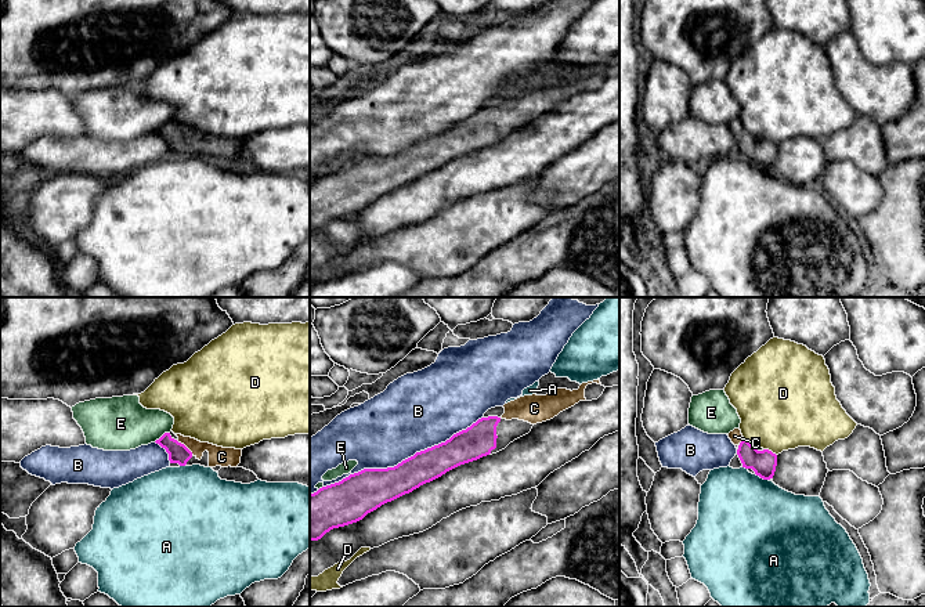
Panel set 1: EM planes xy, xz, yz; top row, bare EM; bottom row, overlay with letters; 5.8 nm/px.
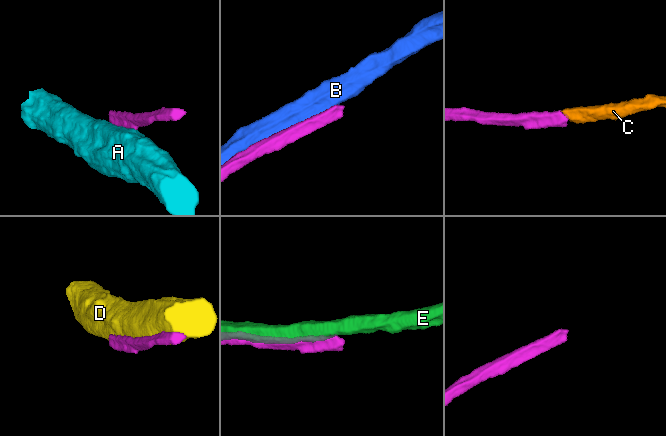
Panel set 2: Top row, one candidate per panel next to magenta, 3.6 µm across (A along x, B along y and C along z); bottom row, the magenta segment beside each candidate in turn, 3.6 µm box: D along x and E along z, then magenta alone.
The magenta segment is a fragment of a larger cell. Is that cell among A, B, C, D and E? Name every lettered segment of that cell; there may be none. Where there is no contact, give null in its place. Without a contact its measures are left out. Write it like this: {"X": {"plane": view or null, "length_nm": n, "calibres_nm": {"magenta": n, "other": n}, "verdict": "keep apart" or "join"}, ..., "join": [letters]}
{"A": {"plane": "yz", "length_nm": 90, "calibres_nm": {"magenta": 150, "other": 480}, "verdict": "keep apart"}, "B": {"plane": "xz", "length_nm": 1000, "calibres_nm": {"magenta": 240, "other": 420}, "verdict": "keep apart"}, "C": {"plane": "xy", "length_nm": 130, "calibres_nm": {"magenta": 110, "other": 110}, "verdict": "join"}, "D": {"plane": "yz", "length_nm": 90, "calibres_nm": {"magenta": 150, "other": 480}, "verdict": "keep apart"}, "E": {"plane": "xy", "length_nm": 110, "calibres_nm": {"magenta": 110, "other": 320}, "verdict": "keep apart"}, "join": ["C"]}

